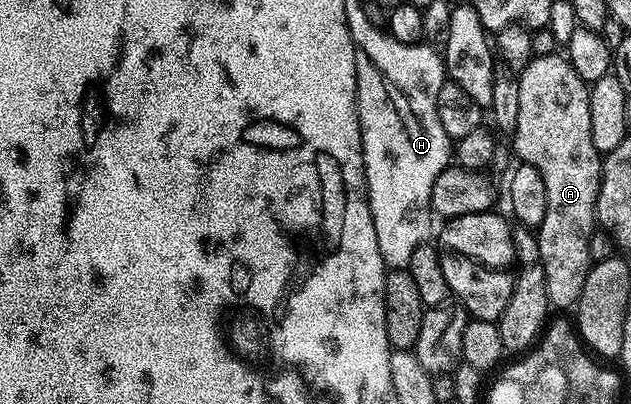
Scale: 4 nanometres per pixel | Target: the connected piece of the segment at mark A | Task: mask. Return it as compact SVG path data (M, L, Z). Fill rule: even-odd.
M562 54L534 56L520 72L517 82L520 86L520 114L512 133L512 152L521 163L540 170L544 190L548 190L548 210L544 222L536 229L538 260L544 266L544 286L555 309L573 309L580 298L580 290L584 290L584 278L588 278L592 263L590 239L596 231L596 202L602 181L603 153L598 152L592 143L592 114L588 114L590 90L587 81L576 74L569 59Z

